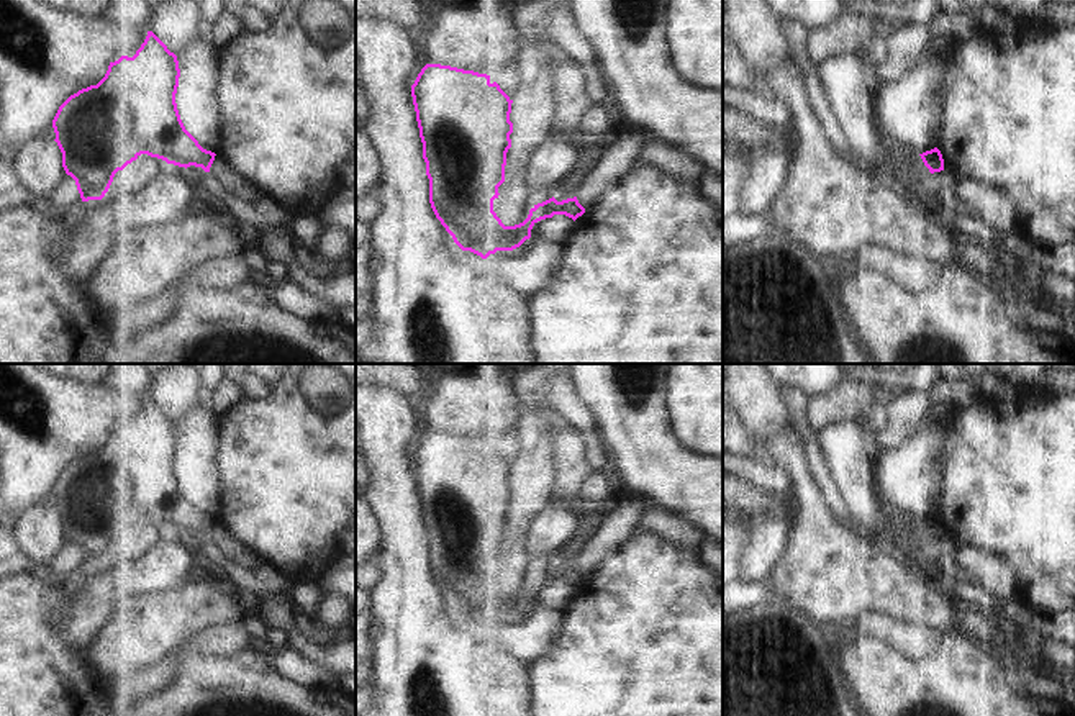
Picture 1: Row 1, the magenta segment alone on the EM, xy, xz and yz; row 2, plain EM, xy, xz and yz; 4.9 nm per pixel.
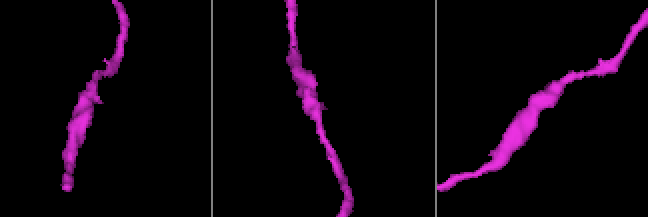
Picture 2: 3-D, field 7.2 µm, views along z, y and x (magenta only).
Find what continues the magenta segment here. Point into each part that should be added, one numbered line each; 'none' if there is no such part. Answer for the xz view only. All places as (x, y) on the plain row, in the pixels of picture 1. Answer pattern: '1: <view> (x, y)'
none

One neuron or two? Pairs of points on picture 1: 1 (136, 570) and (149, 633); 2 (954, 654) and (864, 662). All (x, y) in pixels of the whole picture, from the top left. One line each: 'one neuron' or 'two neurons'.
1: two neurons
2: one neuron

